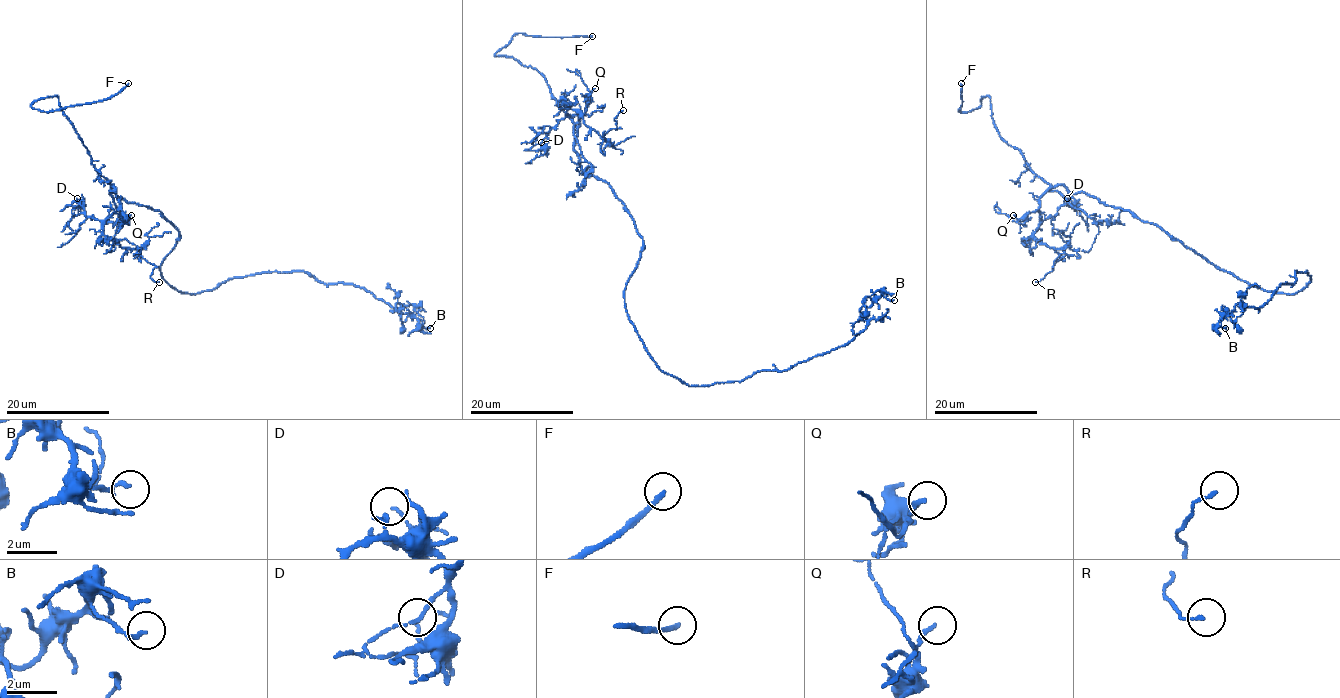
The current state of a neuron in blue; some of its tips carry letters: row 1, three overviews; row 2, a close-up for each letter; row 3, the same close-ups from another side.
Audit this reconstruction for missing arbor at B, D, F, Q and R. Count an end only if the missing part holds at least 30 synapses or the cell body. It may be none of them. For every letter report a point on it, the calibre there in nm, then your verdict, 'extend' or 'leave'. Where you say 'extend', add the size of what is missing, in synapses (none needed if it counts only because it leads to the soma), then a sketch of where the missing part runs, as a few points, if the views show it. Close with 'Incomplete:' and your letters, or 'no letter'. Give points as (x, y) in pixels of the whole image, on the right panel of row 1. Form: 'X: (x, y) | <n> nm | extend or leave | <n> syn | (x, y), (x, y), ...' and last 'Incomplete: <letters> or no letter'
B: (1225, 328) | 140 nm | leave
D: (1067, 198) | 90 nm | leave
F: (961, 83) | 180 nm | extend
Q: (1013, 215) | 130 nm | leave
R: (1035, 282) | 100 nm | leave
Incomplete: F

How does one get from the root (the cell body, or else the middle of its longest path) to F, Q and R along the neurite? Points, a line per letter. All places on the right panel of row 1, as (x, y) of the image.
F: (1185, 247), (1128, 211), (1044, 182), (999, 135), (988, 96), (976, 109), (958, 110), (961, 83)
Q: (1185, 247), (1128, 211), (1082, 191), (1071, 194), (1062, 185), (1052, 186), (1033, 212), (1020, 219), (1013, 215)
R: (1185, 247), (1128, 211), (1055, 185), (1039, 199), (1040, 224), (1034, 237), (1064, 252), (1035, 282)

